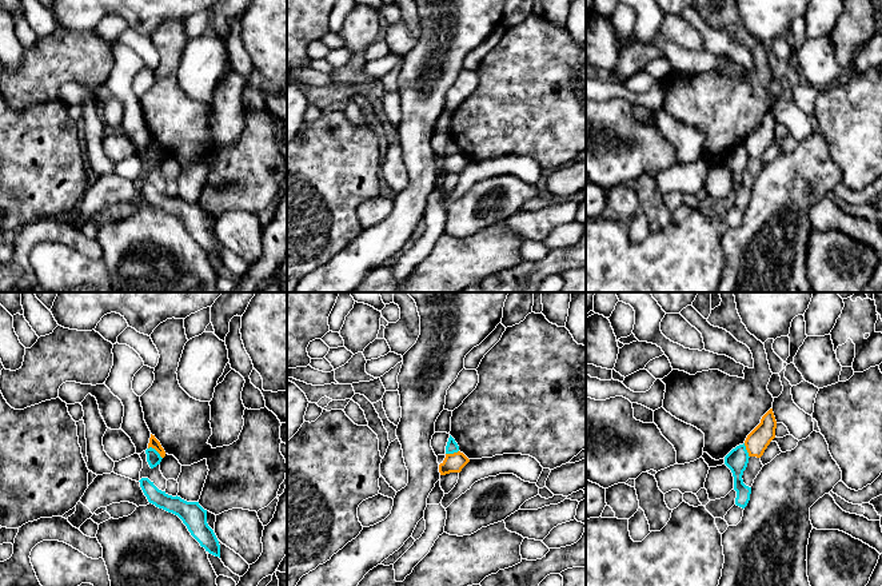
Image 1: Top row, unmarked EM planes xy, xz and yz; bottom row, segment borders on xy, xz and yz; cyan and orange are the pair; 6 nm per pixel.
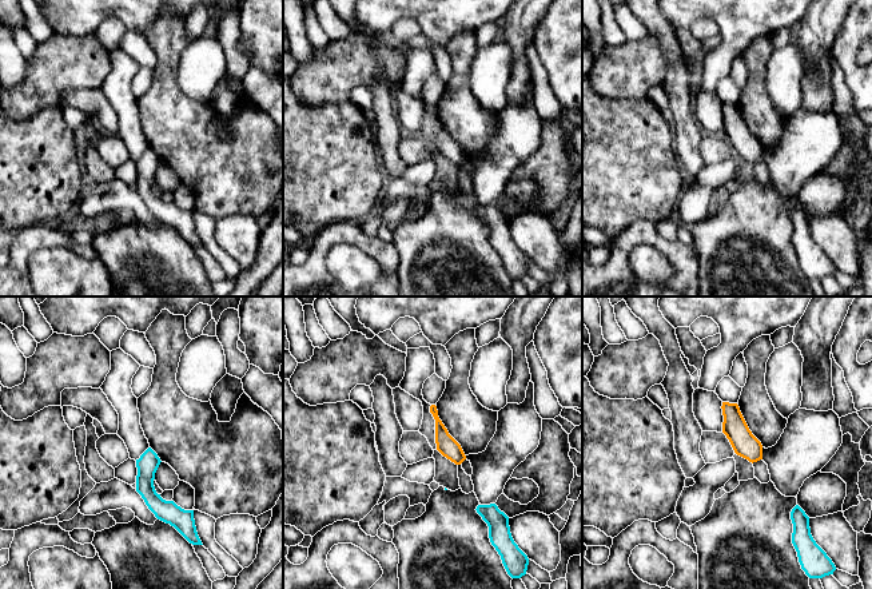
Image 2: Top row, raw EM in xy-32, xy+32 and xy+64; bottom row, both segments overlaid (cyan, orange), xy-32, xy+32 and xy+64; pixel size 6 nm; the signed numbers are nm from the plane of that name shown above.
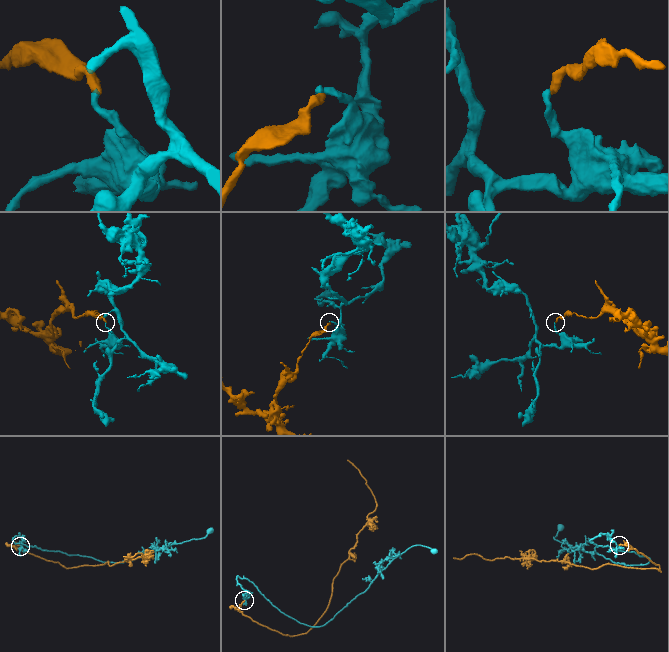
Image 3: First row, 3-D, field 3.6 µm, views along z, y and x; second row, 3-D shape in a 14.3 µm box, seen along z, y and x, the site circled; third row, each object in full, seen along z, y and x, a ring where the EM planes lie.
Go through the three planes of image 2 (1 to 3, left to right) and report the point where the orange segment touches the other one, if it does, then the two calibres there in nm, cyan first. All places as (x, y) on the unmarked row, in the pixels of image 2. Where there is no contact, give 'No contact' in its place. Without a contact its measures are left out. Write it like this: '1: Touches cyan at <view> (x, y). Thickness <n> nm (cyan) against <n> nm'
1: No contact
2: No contact
3: No contact

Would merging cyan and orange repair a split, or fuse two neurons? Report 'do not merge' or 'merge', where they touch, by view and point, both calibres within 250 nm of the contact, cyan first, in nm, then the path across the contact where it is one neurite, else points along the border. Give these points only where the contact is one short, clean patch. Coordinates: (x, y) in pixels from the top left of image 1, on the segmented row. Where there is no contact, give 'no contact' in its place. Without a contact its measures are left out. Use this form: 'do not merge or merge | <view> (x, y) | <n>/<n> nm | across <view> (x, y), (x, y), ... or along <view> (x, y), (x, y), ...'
do not merge | xy (156, 451) | 90/60 nm | along xy (148, 447), (152, 447), (162, 458)

